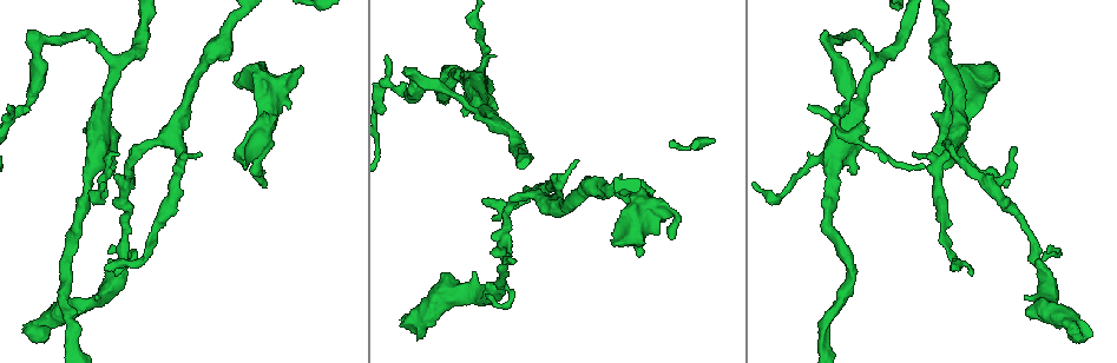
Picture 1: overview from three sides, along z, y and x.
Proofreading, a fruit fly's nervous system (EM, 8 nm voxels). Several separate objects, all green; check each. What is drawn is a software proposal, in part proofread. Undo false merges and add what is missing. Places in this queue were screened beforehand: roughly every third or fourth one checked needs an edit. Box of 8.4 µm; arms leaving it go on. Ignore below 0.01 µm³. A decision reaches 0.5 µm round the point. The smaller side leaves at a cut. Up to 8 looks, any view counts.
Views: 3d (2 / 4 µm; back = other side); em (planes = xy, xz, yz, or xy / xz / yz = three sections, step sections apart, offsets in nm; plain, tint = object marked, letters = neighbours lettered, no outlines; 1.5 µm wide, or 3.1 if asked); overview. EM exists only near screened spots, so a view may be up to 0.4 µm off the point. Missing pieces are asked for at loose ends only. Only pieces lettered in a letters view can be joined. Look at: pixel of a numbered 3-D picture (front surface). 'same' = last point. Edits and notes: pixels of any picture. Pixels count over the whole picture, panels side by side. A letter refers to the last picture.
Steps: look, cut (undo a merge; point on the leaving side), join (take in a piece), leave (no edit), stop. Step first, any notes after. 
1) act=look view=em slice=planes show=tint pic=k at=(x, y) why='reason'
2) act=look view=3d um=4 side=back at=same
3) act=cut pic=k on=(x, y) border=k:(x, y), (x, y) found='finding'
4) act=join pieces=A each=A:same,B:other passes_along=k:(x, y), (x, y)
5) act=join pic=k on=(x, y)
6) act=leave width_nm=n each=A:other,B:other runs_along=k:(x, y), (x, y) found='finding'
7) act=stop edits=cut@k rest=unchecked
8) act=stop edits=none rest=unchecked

act=look view=3d um=2 pic=1 at=(612, 241) why='free end'

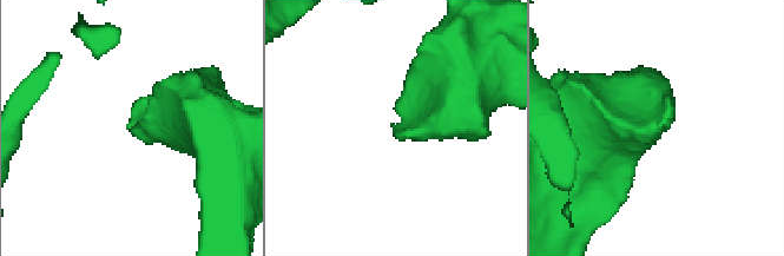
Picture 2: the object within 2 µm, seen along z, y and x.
act=look view=em slice=xy step=8 show=letters pic=2 at=(129, 121) why='shape alone is not enough'

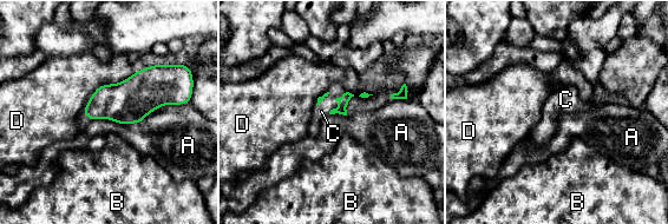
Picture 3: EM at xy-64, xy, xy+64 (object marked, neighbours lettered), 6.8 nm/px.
act=join pieces=C longest_contact=D:460nm each=A:other,B:other,C:same,D:other passes_along=3:(344, 100), (339, 103), (321, 111) found='the neuron continues'

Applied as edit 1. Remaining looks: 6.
act=look view=3d um=4 side=back pic=1 at=(855, 174) why='thick end'

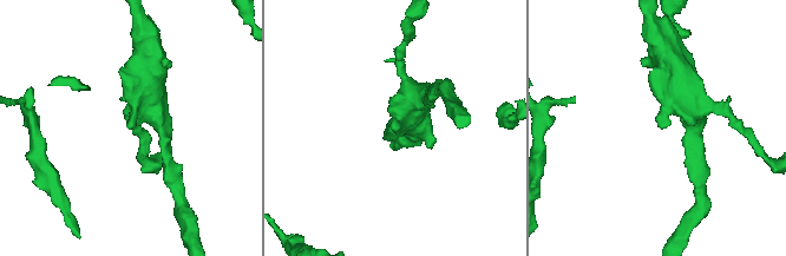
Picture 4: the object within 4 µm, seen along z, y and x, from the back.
act=look view=em slice=planes show=letters pic=4 at=(393, 131) why='now the EM'

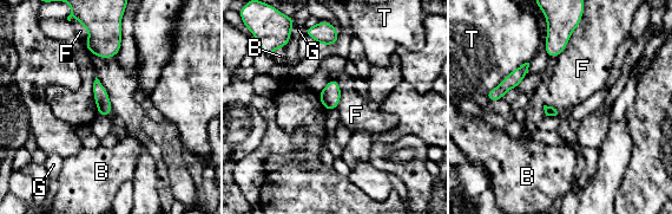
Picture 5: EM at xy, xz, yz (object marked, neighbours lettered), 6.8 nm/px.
act=leave each=B:other,F:other,G:other,T:other border=5:(96, 76), (107, 92), (113, 110) found='none of them fits'

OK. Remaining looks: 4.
act=look view=em slice=planes show=letters pic=1 at=(42, 339) why='an open end'

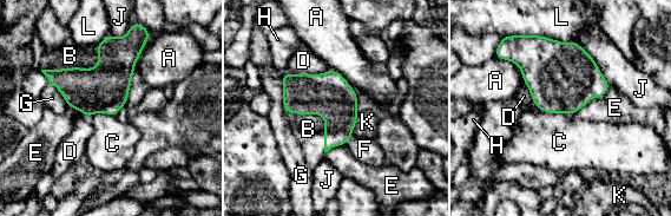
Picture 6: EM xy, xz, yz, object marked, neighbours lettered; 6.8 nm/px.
act=join pieces=B each=A:other,B:same,C:other,D:other,E:other,F:other,G:other,H:other,J:other,K:other,L:other passes_along=6:(329, 95), (323, 116), (308, 129) found='the neuron continues'

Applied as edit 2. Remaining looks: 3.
act=stop edits=join@3,join@6 rest=unchecked

